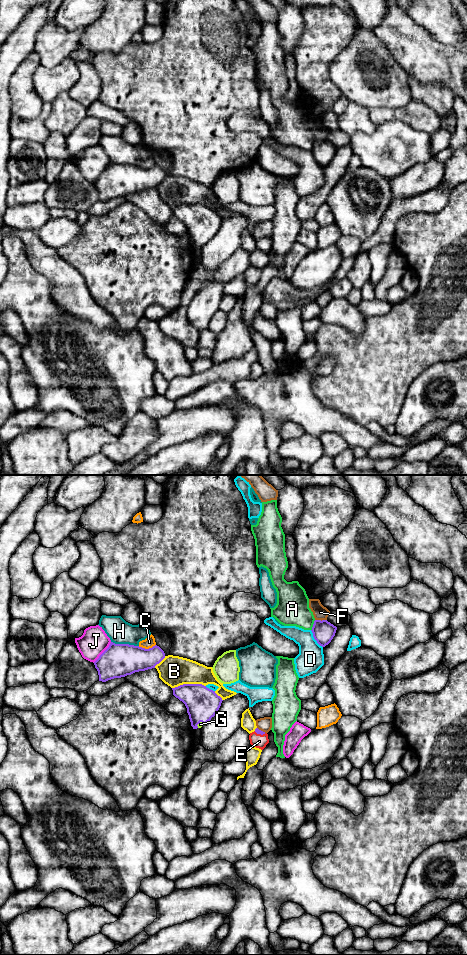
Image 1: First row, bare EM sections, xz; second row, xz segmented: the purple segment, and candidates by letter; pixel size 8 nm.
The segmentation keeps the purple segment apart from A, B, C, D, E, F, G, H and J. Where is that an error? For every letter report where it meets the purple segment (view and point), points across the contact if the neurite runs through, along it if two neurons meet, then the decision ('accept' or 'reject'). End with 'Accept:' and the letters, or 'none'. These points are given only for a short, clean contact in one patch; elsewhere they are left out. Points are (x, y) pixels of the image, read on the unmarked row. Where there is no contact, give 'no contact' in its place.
A: xz (313, 145) | reject
B: xz (188, 204) | reject
C: xz (146, 169) | reject
D: xz (314, 158) | reject
E: xz (260, 253) | across xz (257, 250), (260, 253), (259, 261) | accept
F: xz (320, 140) | reject
G: xz (198, 243) | across xz (202, 223), (198, 243), (200, 244) | accept
H: xz (125, 164) | reject
J: xz (103, 172) | reject
Accept: E, G

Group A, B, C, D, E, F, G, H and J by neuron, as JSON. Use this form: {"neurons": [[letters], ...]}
{"neurons": [["A"], ["B"], ["C"], ["D"], ["E", "G"], ["F"], ["H"], ["J"]]}

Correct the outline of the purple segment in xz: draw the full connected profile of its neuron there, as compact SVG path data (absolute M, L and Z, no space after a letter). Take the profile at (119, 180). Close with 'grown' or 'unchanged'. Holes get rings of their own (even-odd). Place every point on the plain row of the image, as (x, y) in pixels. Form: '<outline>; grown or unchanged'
M111 162L94 182L94 185L98 191L99 201L106 202L155 188L164 178L164 171L157 165L145 169L139 166Z; unchanged

